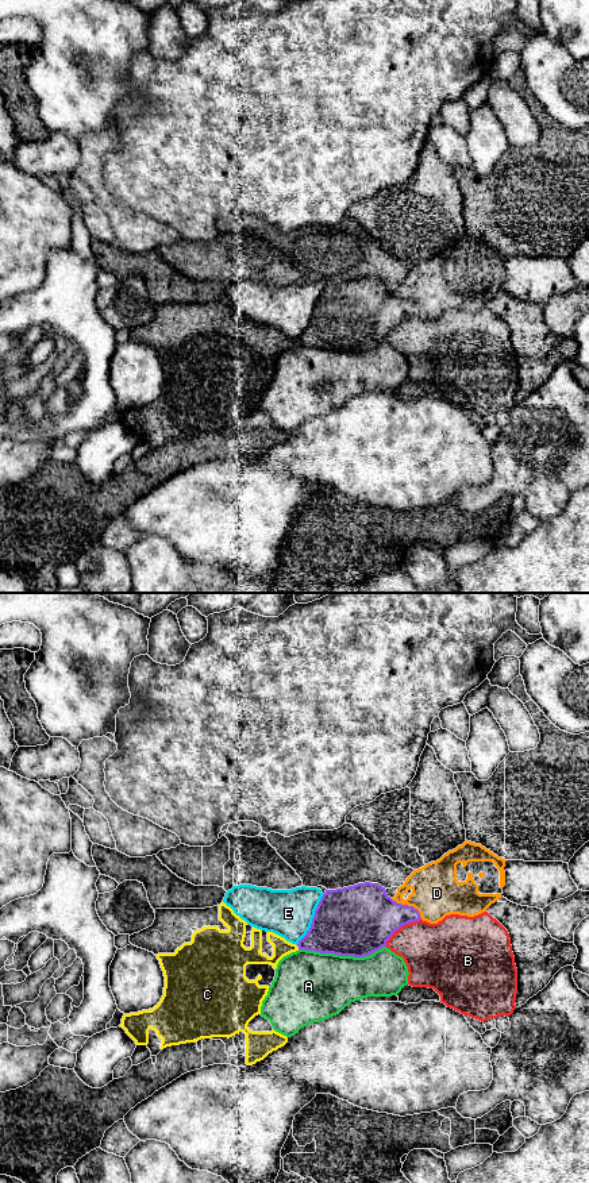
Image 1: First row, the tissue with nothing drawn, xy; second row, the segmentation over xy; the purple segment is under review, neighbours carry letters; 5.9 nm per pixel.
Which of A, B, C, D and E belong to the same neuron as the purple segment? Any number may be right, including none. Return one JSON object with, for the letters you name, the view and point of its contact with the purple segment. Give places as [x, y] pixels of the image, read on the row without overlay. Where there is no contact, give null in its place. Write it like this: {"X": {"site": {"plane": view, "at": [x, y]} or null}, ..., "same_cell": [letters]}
{"same_cell": []}

